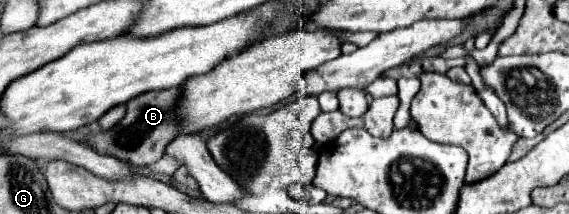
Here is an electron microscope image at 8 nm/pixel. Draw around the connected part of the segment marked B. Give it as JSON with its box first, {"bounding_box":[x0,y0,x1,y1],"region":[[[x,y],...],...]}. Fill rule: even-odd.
{"bounding_box":[84,88,178,166],"region":[[[178,88],[144,92],[126,104],[128,106],[126,116],[112,130],[94,132],[84,138],[84,144],[98,154],[116,156],[134,166],[150,166],[164,156],[166,146],[176,136],[176,124],[174,124],[176,98],[178,98]]]}

